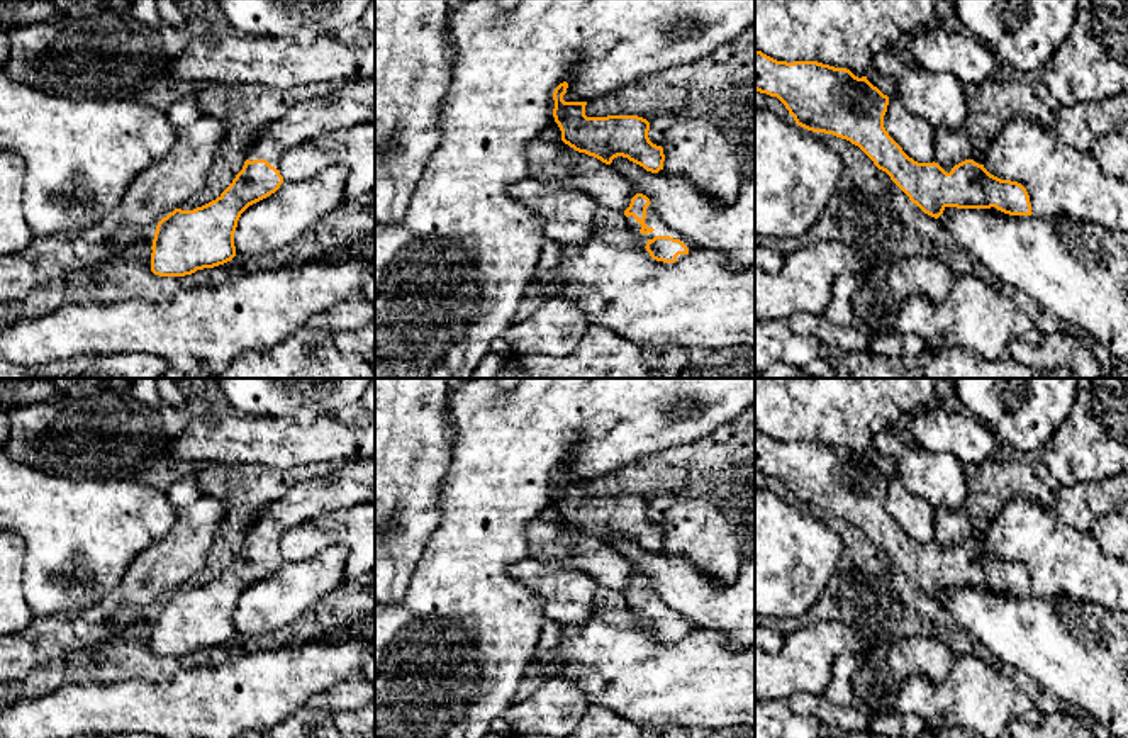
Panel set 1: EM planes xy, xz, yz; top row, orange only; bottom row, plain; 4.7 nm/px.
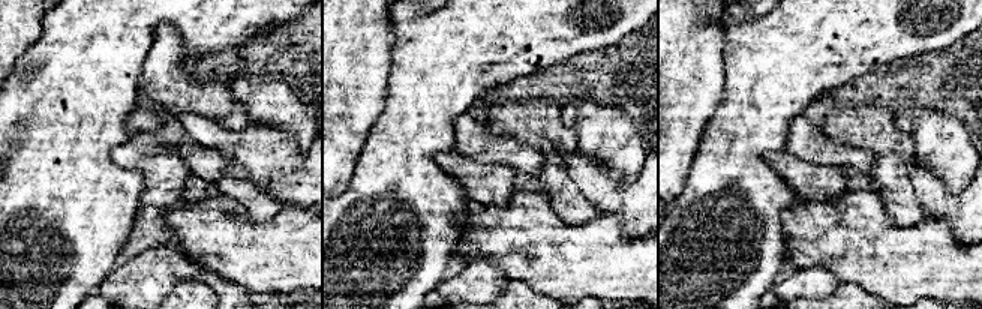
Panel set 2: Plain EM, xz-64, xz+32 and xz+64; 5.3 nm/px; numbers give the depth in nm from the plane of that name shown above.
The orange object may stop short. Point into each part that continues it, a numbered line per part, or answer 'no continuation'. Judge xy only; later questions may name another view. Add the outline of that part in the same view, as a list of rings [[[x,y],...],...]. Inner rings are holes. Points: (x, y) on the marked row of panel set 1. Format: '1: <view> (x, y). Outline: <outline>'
1: xy (353, 102). Outline: [[[366,75],[319,98],[293,103],[280,120],[265,127],[246,159],[266,159],[280,171],[282,156],[292,148],[322,132],[371,120],[375,120],[375,75]]]

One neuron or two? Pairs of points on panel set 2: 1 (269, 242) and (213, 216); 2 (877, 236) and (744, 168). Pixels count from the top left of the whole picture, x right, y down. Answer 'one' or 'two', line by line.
1: one
2: two

